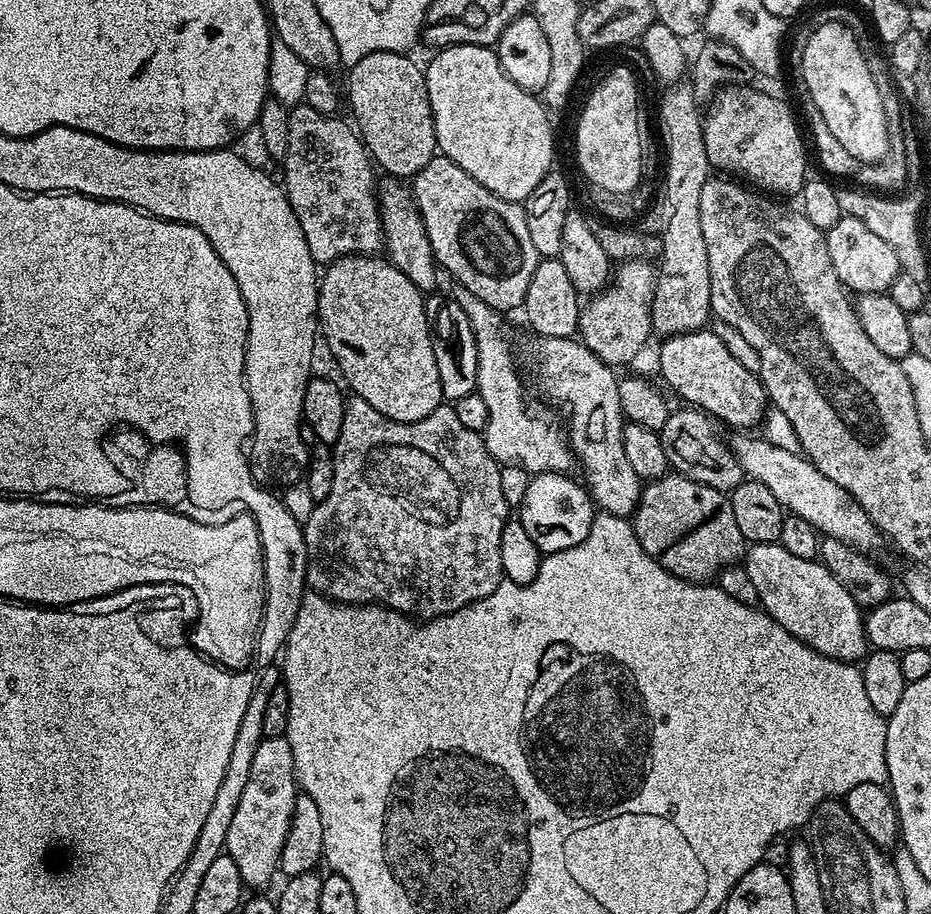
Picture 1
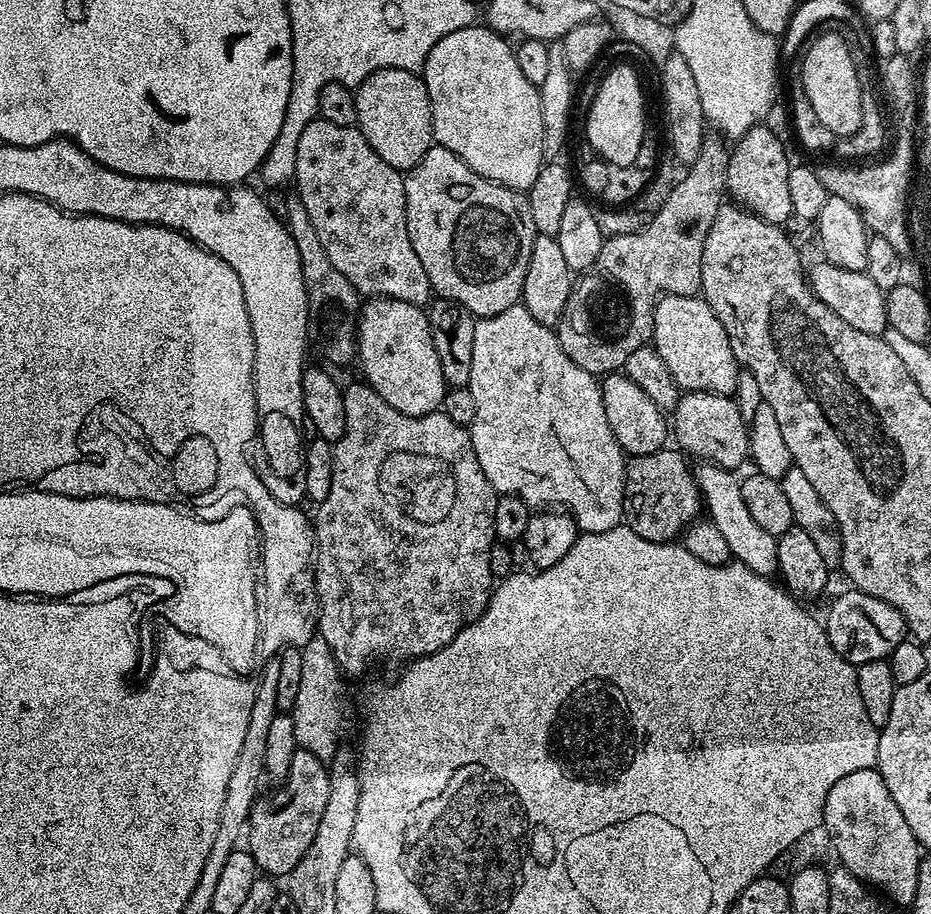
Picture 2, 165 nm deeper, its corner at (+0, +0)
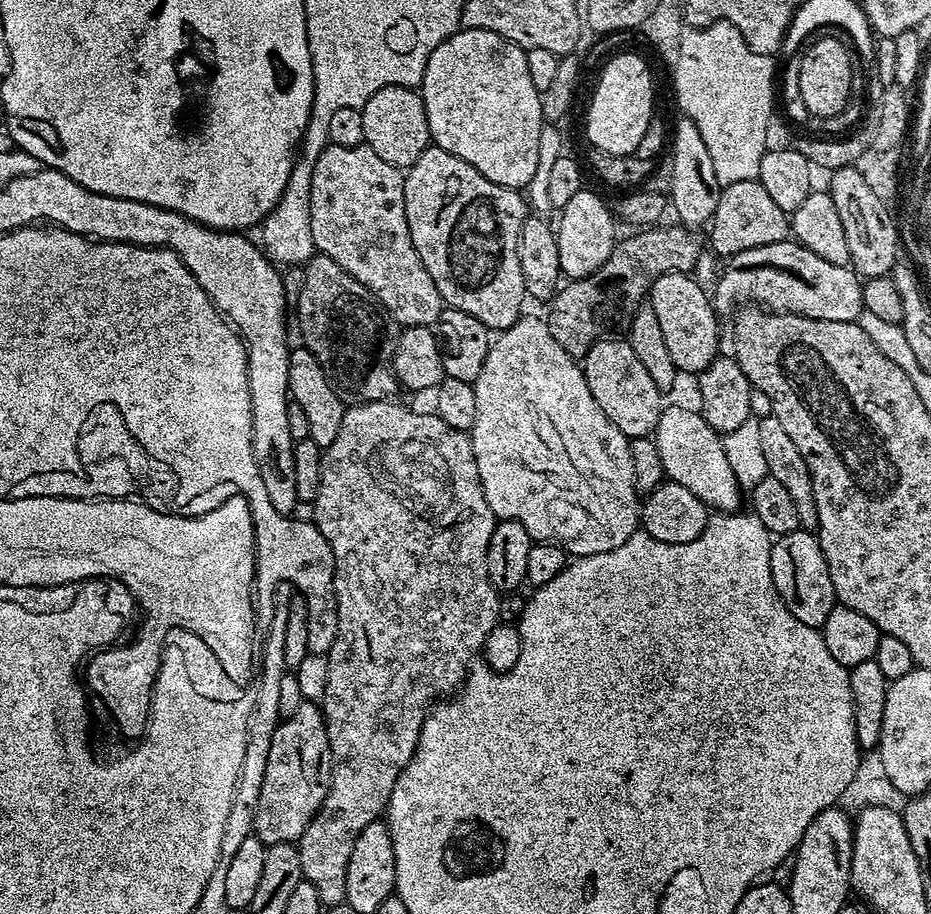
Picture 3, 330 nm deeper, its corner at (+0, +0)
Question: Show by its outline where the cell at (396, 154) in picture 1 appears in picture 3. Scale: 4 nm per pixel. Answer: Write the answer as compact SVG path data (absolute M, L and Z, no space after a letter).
M386 86L382 90L378 90L378 94L374 94L374 98L370 98L370 102L366 102L366 106L360 109L360 113L362 114L364 143L370 150L374 150L374 154L378 154L378 158L390 162L390 166L406 170L410 166L414 166L414 162L418 162L418 158L422 158L422 154L430 146L432 135L426 118L426 106L417 89Z

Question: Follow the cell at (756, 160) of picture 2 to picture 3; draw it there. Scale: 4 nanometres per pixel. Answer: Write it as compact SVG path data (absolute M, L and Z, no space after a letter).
M759 179L734 182L721 187L718 206L714 210L710 221L711 228L712 233L709 234L708 240L712 243L713 250L718 255L724 256L723 258L737 256L742 250L750 250L758 246L770 246L774 242L782 242L789 239L790 236L789 217L772 201L770 194L766 194L766 186L762 186Z

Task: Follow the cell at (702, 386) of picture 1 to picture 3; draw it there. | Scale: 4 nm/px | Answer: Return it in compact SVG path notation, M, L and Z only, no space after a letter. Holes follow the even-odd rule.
M667 272L652 283L650 303L662 329L670 358L681 373L699 374L714 362L720 348L720 324L713 301L704 288L687 272ZM720 348L720 349L719 349Z

